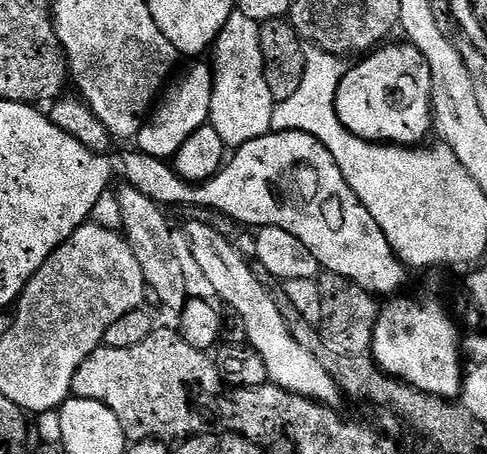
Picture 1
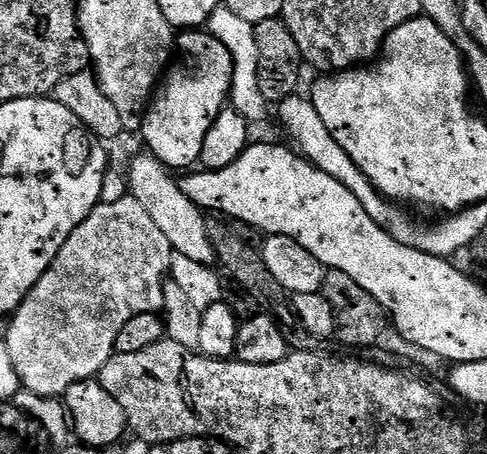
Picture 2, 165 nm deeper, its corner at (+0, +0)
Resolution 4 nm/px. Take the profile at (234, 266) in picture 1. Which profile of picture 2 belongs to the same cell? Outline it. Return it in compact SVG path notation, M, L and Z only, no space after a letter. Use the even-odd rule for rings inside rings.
M151 154L136 156L132 165L126 168L128 178L128 191L141 206L150 214L152 221L158 225L158 230L166 234L173 253L183 258L189 265L216 264L214 246L208 237L208 220L200 213L200 208L180 189L180 184L175 180L173 173L161 160Z

